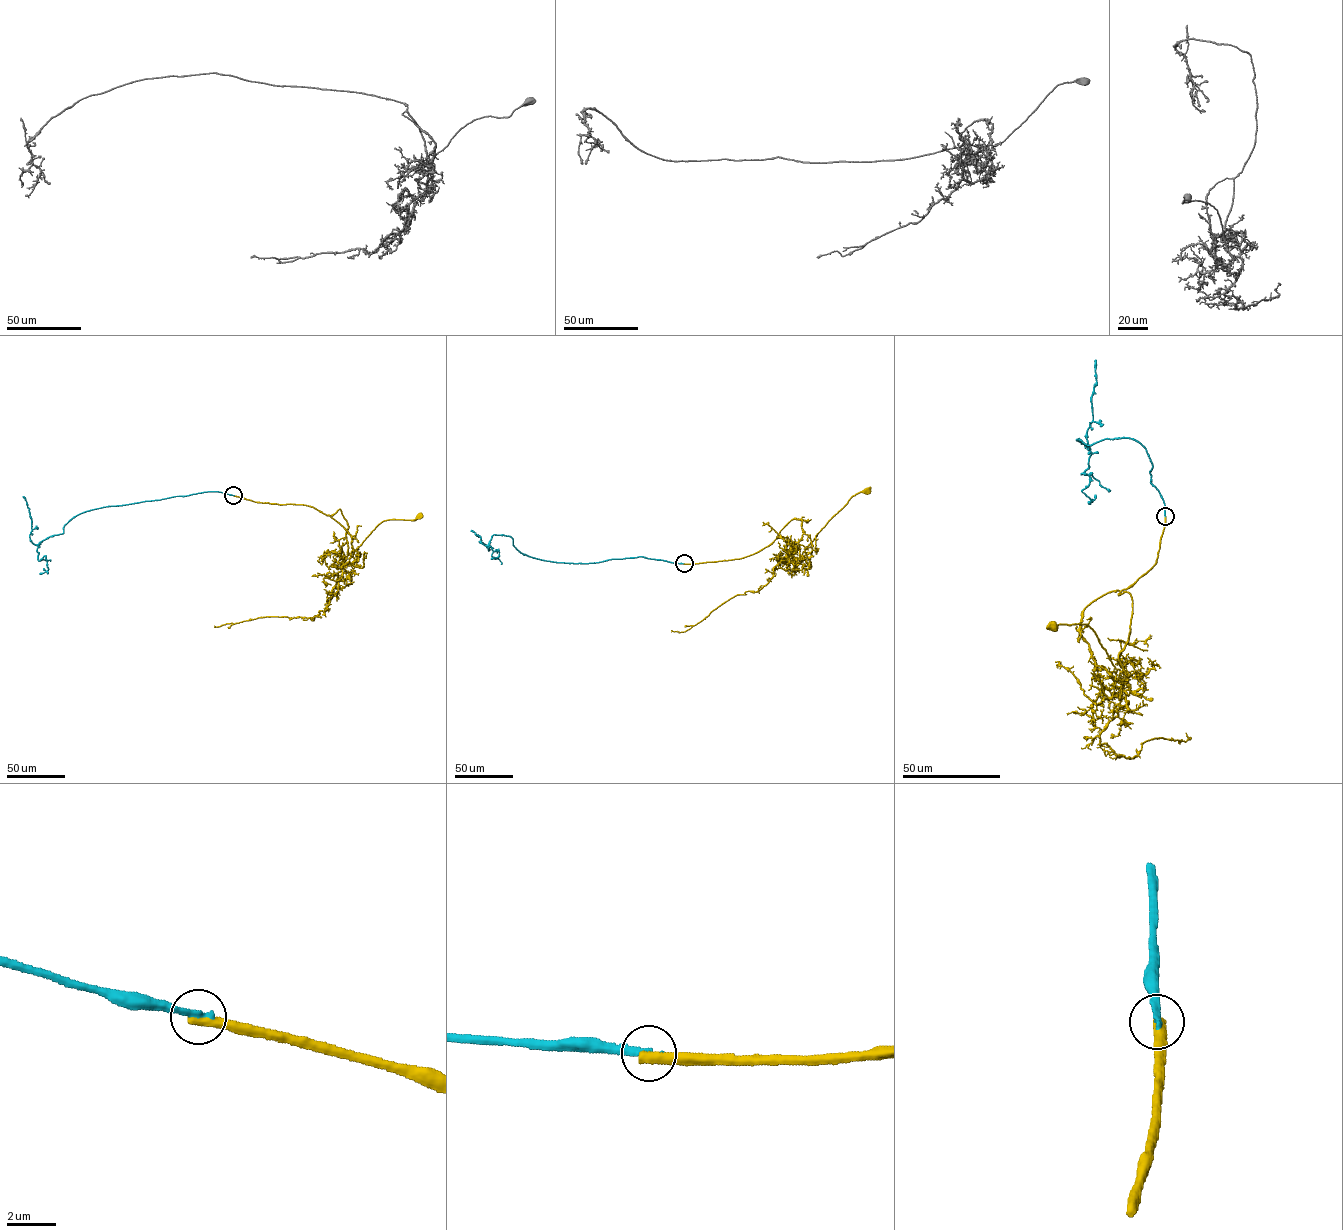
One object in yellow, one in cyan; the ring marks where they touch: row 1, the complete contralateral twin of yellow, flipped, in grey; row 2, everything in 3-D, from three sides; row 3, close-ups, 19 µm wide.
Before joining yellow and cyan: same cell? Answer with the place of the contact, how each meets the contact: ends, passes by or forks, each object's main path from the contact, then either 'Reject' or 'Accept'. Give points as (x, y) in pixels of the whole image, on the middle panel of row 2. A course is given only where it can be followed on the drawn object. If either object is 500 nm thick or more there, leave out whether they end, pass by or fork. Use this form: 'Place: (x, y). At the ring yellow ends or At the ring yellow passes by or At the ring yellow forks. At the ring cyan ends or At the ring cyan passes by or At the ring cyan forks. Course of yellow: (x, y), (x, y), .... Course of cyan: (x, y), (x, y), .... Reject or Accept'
Place: (684, 563). At the ring yellow ends. At the ring cyan ends. Course of yellow: (684, 563), (743, 558), (780, 537), (799, 548), (801, 556), (852, 496), (867, 490). Course of cyan: (684, 563), (640, 556), (587, 563), (545, 561), (524, 554), (509, 536), (493, 534), (485, 545), (471, 530). Reject

